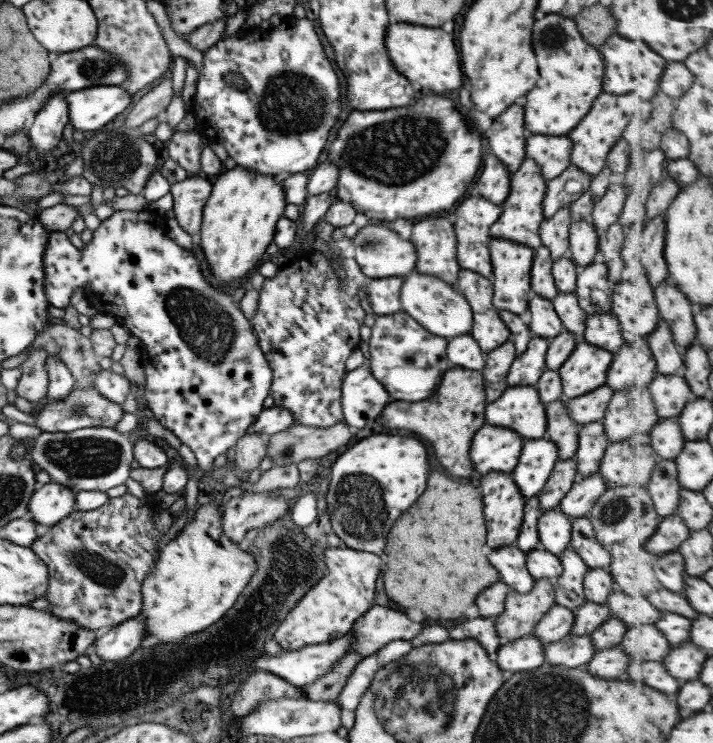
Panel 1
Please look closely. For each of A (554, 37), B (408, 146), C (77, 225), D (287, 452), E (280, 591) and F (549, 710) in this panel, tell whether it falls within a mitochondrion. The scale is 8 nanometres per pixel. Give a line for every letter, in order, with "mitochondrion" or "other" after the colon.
A: mitochondrion
B: mitochondrion
C: other
D: mitochondrion
E: mitochondrion
F: mitochondrion

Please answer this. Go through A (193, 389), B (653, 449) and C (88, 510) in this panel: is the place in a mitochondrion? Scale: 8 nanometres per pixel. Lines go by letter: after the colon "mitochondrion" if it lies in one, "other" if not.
A: other
B: other
C: other

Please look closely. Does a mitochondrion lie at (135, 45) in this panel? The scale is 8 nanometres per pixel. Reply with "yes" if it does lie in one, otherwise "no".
yes

